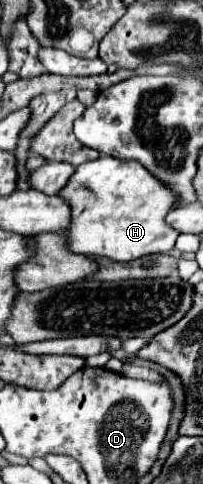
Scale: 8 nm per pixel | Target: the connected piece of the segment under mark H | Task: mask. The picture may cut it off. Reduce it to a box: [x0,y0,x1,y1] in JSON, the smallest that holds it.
[58,155,178,261]

